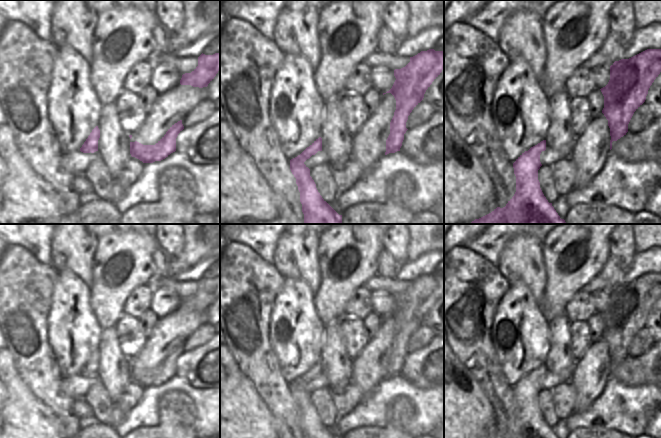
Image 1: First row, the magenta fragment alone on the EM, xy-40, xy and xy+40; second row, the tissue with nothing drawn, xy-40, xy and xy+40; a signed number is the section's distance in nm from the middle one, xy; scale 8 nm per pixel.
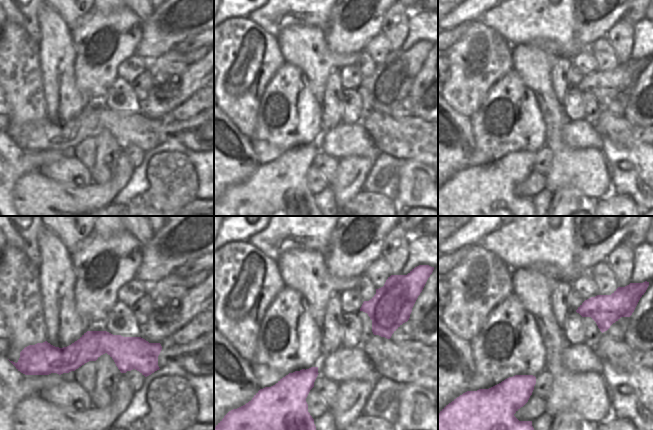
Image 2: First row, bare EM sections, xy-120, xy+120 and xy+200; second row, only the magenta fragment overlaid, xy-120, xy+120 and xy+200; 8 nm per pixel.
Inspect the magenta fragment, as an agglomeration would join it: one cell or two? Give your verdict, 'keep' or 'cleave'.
cleave

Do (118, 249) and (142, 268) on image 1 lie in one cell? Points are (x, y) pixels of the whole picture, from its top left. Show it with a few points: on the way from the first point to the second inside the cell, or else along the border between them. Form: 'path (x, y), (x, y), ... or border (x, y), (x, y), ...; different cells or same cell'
path (125, 250), (133, 255), (135, 261); same cell

